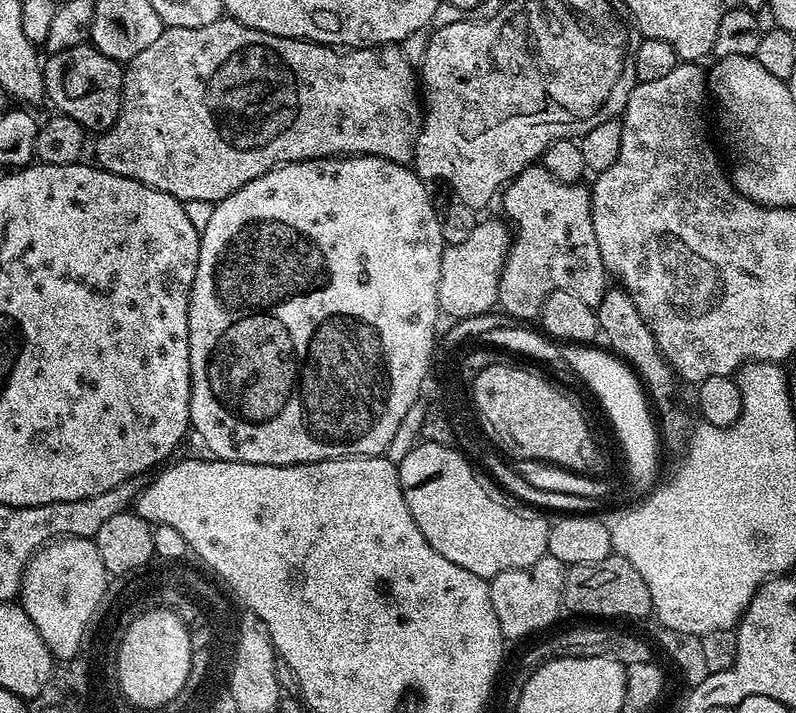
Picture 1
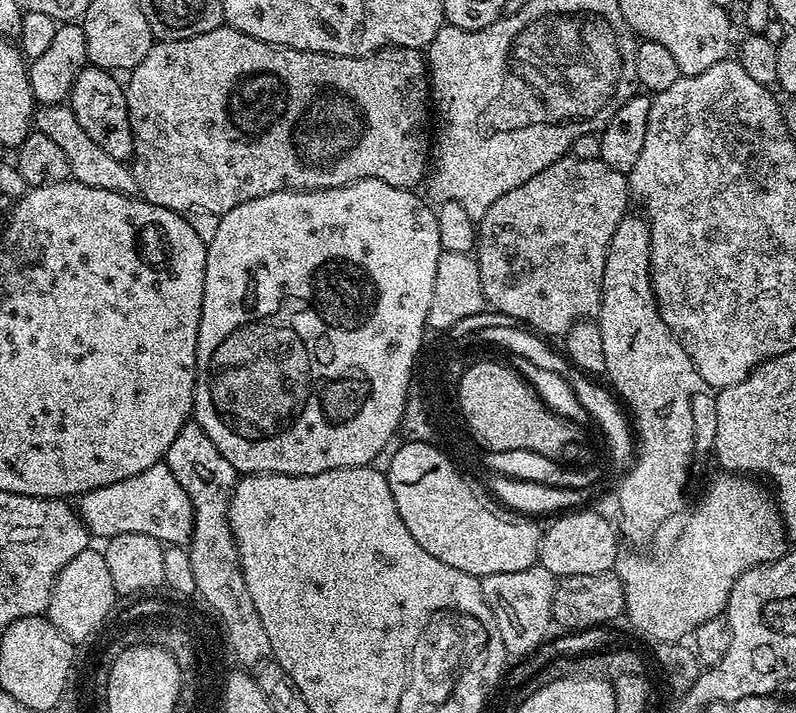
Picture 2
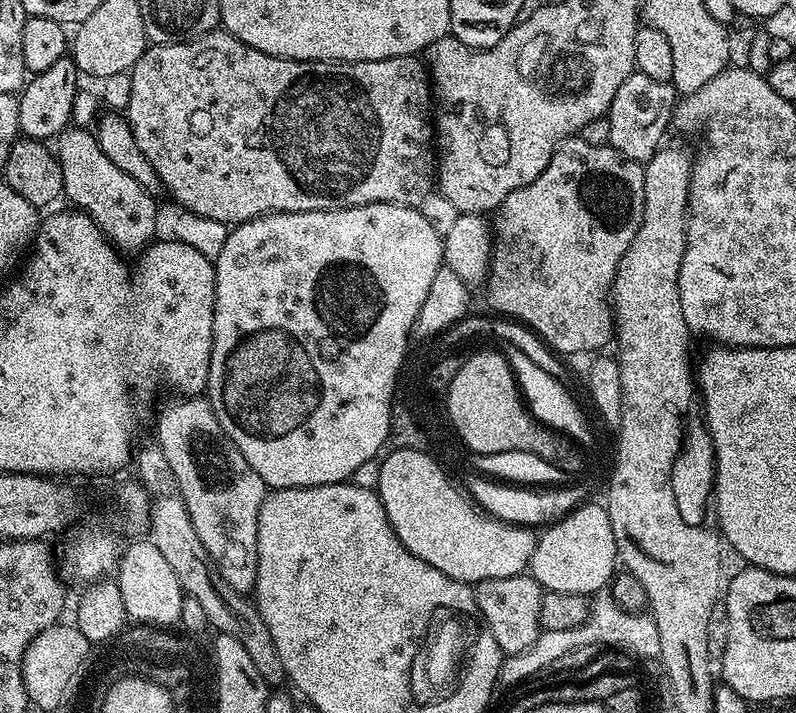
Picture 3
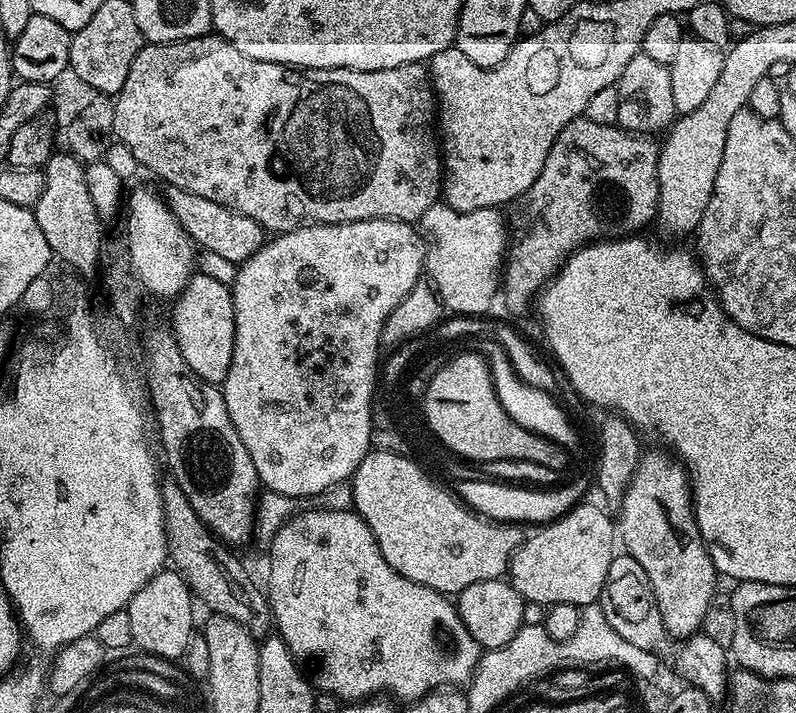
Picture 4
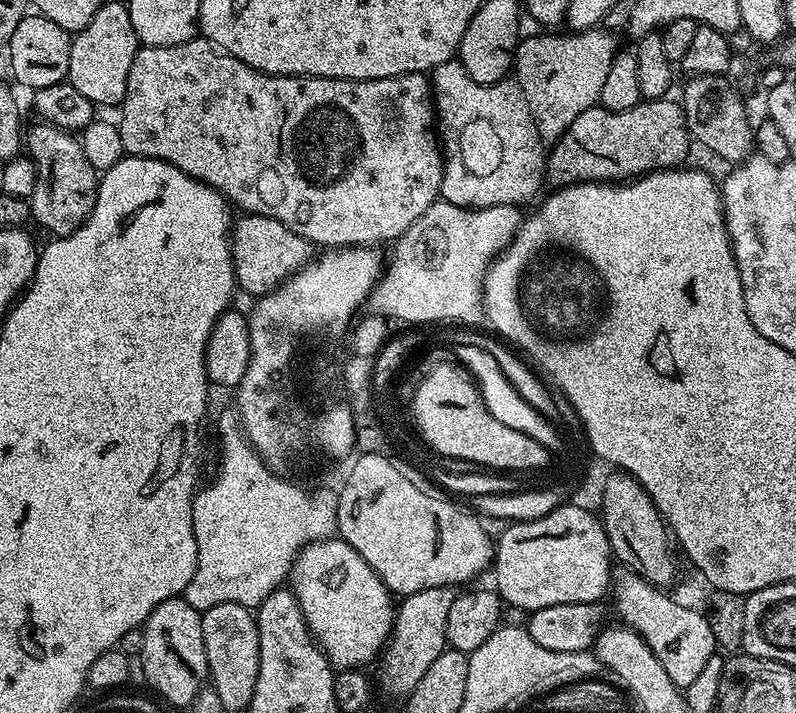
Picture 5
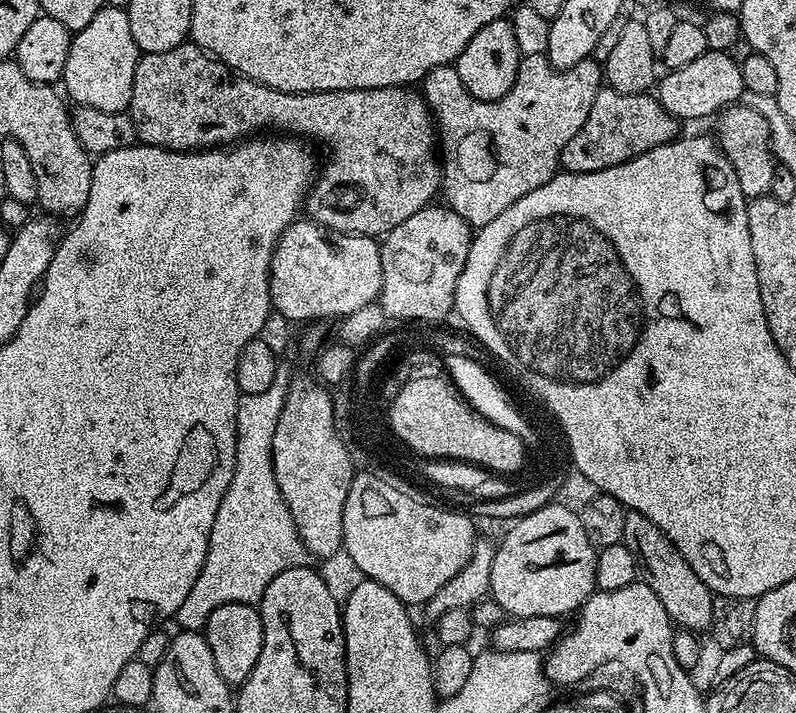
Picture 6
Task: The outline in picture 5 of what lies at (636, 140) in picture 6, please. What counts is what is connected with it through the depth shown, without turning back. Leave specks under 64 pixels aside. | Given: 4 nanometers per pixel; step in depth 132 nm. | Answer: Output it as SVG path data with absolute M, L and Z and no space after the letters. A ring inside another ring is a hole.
M672 98L659 100L641 99L630 110L606 110L602 107L587 108L570 122L570 126L560 135L552 151L548 154L546 180L552 186L569 184L591 184L593 182L627 182L637 176L645 176L662 168L683 165L688 156L688 123L683 107Z

